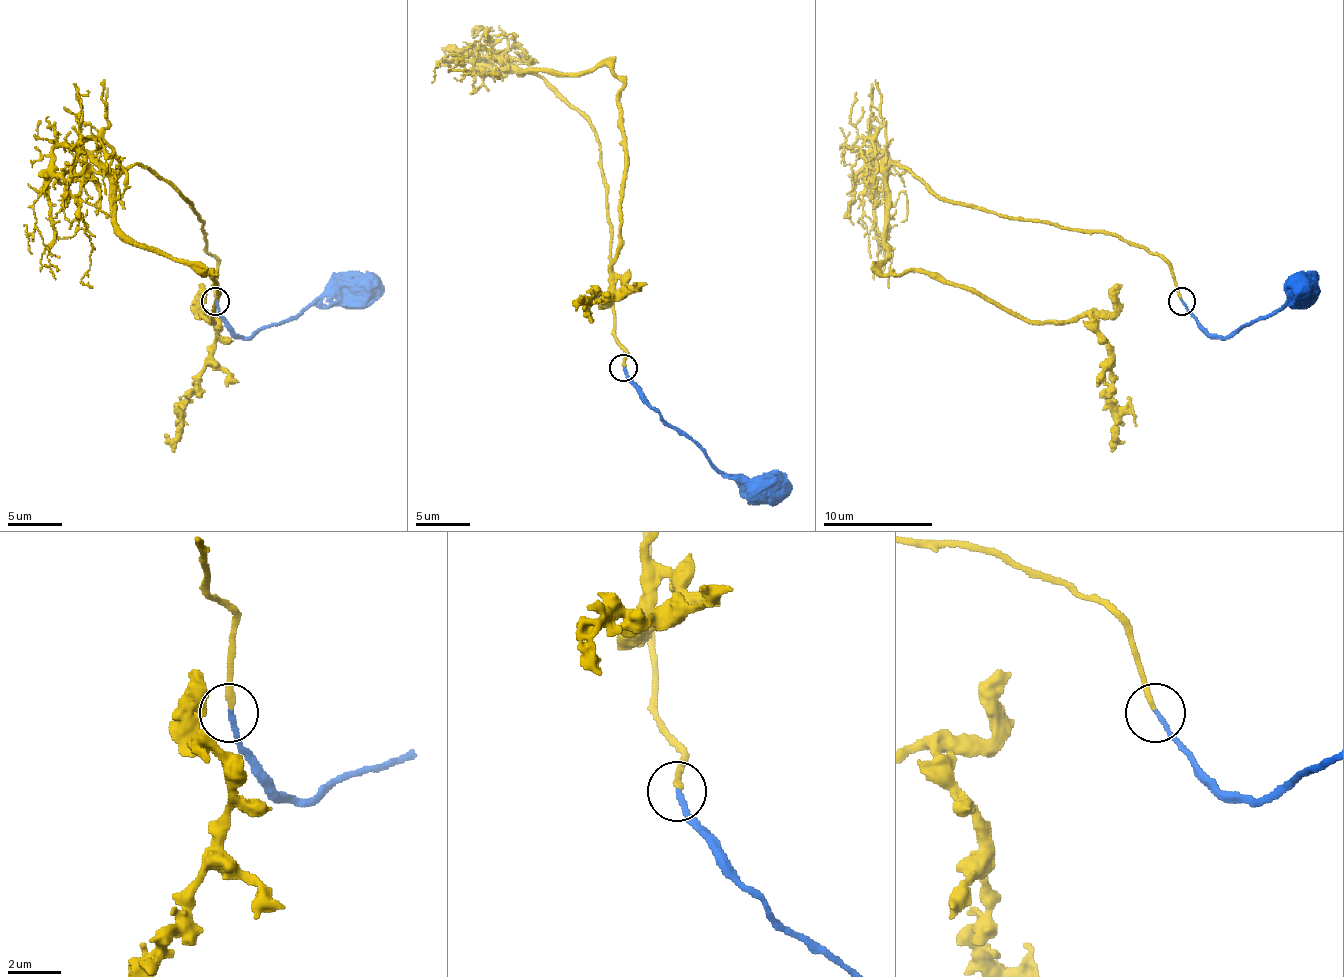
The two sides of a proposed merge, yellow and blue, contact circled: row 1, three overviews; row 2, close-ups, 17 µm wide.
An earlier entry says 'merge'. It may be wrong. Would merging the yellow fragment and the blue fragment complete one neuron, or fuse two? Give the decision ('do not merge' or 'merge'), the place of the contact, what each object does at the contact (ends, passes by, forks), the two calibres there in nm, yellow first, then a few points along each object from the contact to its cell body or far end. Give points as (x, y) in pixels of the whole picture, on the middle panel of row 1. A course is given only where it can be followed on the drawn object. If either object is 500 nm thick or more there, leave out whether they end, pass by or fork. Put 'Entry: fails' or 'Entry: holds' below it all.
merge; place (623, 367); yellow ends; blue ends; calibres 200 and 170 nm; course yellow (625, 367), (598, 140), (543, 79), (524, 74), (606, 66), (622, 82), (612, 274), (622, 285), (579, 298); course blue (622, 367), (625, 378), (661, 416), (721, 471), (732, 476), (776, 479), (789, 490)
Entry: holds

